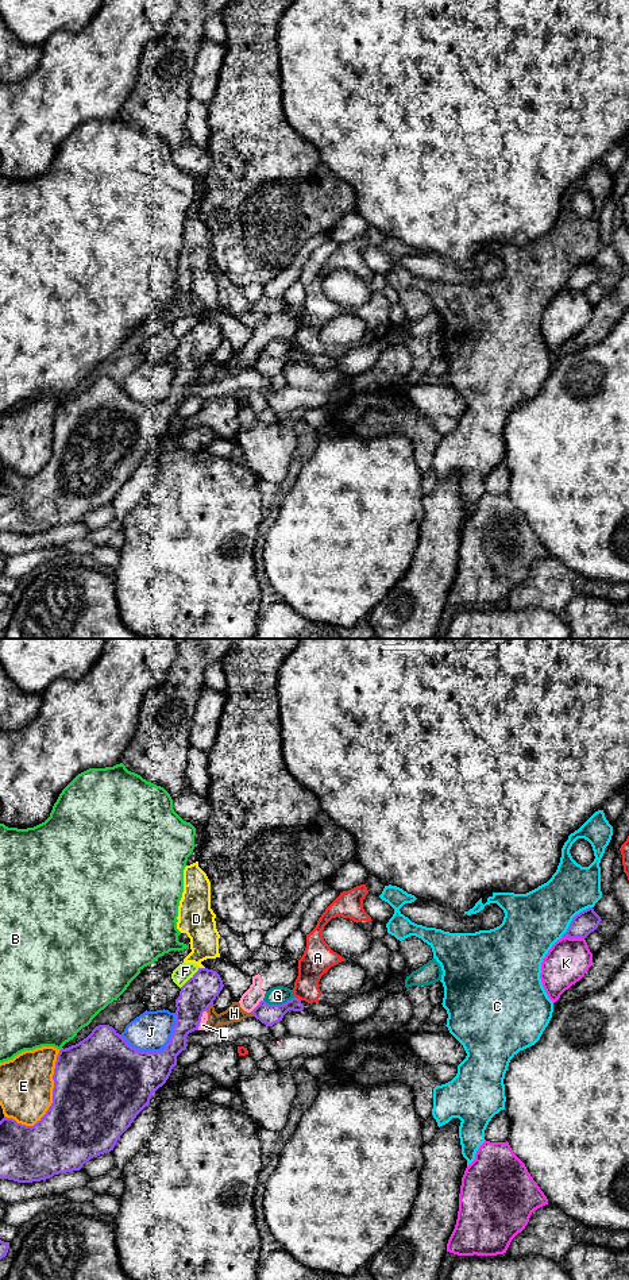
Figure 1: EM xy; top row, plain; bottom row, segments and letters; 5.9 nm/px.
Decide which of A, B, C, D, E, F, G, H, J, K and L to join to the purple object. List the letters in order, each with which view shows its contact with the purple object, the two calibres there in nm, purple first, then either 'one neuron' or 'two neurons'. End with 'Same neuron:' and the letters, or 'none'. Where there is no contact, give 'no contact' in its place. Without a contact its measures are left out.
A: xy | 130/170 nm | two neurons
B: xy | 460/440 nm | two neurons
C: xy | 140/360 nm | two neurons
D: xy | 200/190 nm | two neurons
E: xy | 500/320 nm | two neurons
F: xy | 200/100 nm | two neurons
G: xy | 130/110 nm | two neurons
H: xy | 200/100 nm | two neurons
J: xy | 360/240 nm | two neurons
K: xy | 140/260 nm | two neurons
L: xy | 200/50 nm | two neurons
Same neuron: none

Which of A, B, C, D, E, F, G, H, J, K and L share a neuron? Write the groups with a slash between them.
A / B D G / C / E / F / H L / J / K

